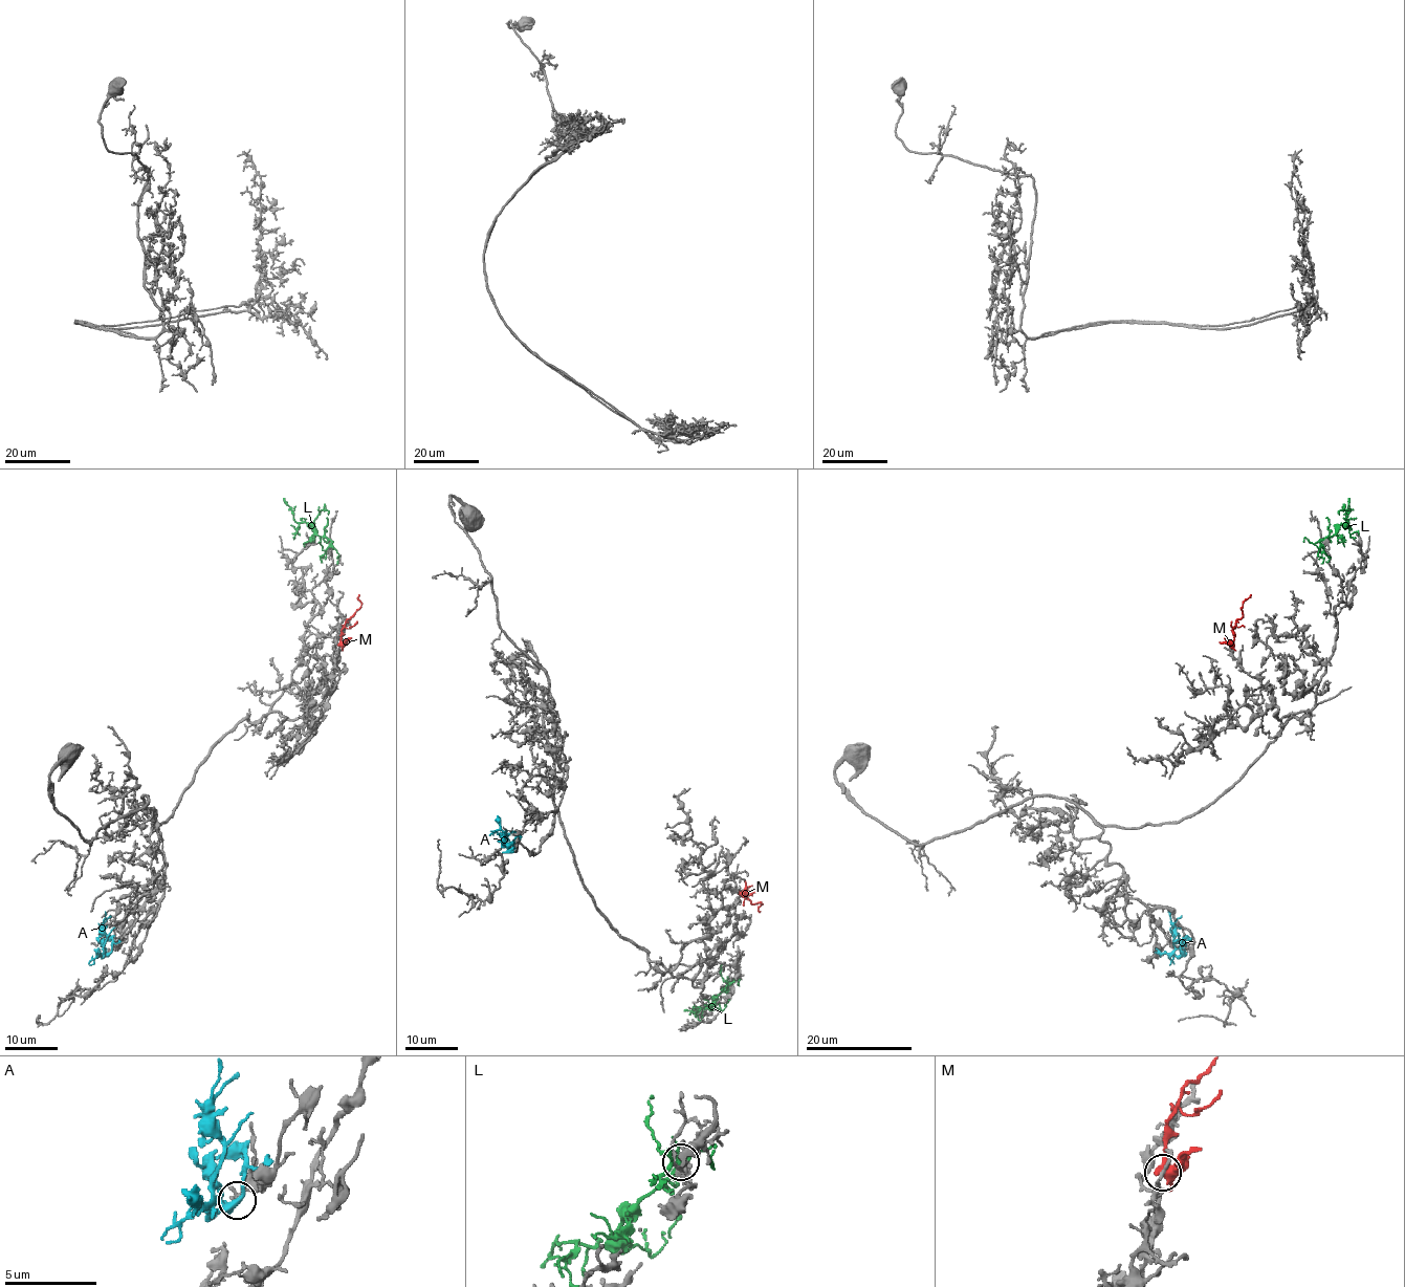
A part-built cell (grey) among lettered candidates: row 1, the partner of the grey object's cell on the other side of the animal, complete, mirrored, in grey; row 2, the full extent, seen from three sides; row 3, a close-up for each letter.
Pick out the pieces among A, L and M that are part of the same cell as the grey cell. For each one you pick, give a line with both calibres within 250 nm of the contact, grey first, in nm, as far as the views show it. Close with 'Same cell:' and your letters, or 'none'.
Same cell: none

